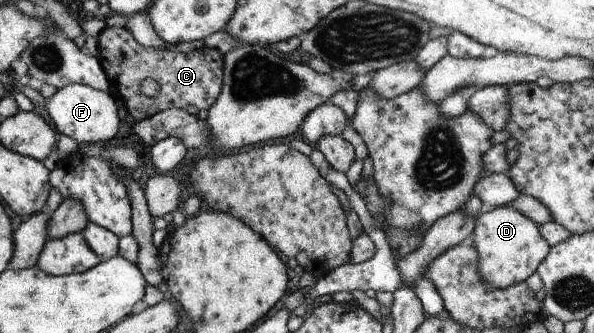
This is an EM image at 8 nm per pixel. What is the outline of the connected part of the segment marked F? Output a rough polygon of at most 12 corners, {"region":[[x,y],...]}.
{"region":[[79,83],[57,89],[45,110],[78,144],[113,140],[115,97]]}

